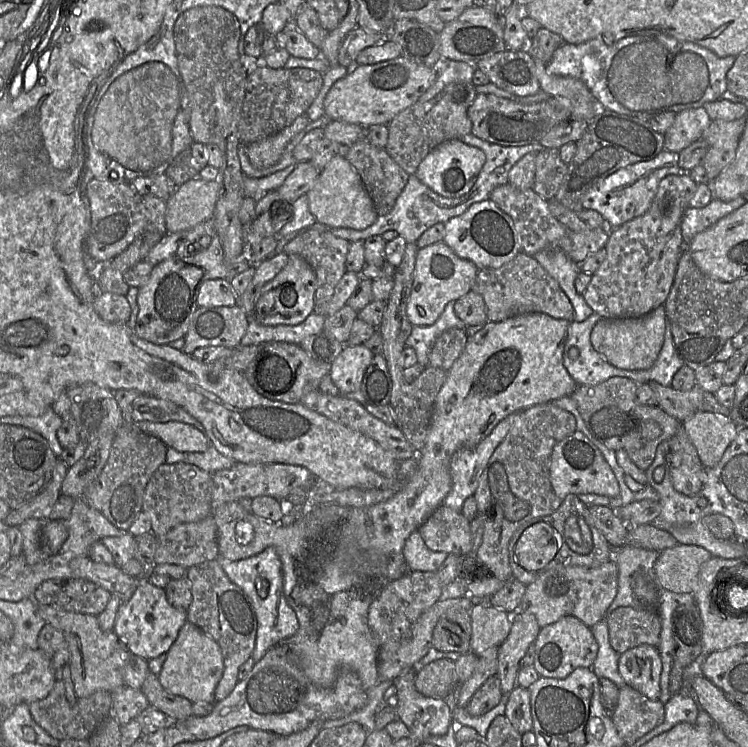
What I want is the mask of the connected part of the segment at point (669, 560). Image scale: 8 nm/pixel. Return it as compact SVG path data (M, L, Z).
M677 544L659 552L654 564L656 583L676 593L691 593L698 583L701 566L712 555L697 545Z

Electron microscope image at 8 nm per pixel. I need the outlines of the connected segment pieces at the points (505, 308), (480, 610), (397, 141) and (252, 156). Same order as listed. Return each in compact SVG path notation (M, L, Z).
M523 251L499 268L478 270L472 291L483 297L487 319L491 322L527 313L544 313L556 319L573 320L574 308L559 283L533 256Z
M473 605L470 612L470 652L480 656L487 649L499 647L508 637L512 616L492 605Z
M455 81L446 85L429 101L417 101L402 110L387 124L387 153L409 175L415 174L421 161L436 146L471 133L472 122L467 111L477 94L473 82Z
M306 114L300 115L278 133L248 144L246 154L250 163L256 168L267 168L278 162L290 140L309 123Z

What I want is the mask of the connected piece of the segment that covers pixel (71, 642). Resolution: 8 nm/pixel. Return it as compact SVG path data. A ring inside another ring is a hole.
M53 604L38 605L40 616L64 635L69 647L69 666L77 699L95 692L113 693L124 686L123 670L130 654L127 647L114 632L104 632L97 616L75 613L56 608Z

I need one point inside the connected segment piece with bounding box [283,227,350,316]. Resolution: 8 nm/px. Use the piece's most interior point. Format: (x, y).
(326, 253)

